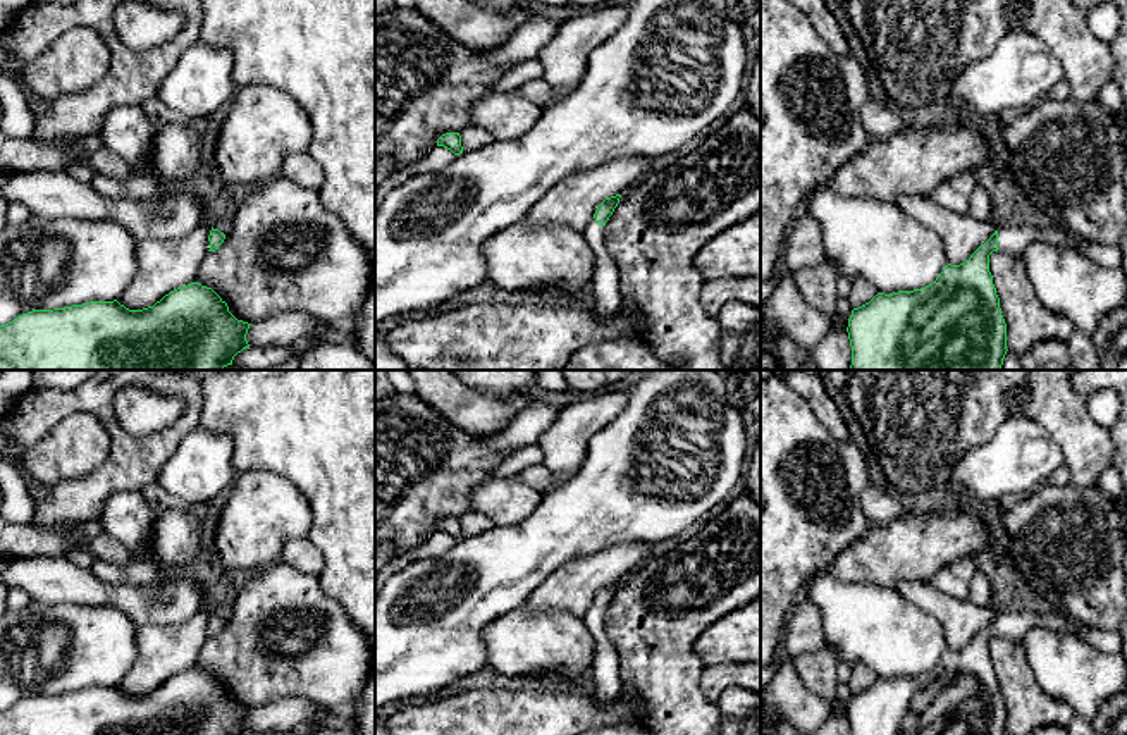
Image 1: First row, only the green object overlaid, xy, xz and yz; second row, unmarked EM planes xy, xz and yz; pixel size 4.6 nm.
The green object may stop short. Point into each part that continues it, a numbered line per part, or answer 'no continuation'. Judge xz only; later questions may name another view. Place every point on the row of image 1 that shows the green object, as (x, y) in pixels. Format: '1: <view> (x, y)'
1: xz (606, 298)

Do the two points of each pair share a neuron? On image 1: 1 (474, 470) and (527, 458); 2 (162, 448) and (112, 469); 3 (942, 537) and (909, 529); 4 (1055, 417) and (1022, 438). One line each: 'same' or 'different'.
1: different
2: same
3: same
4: different

